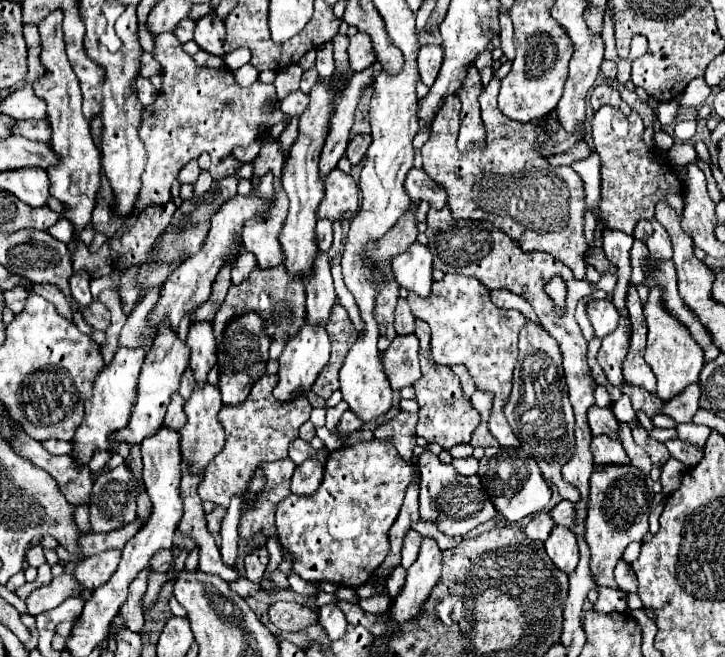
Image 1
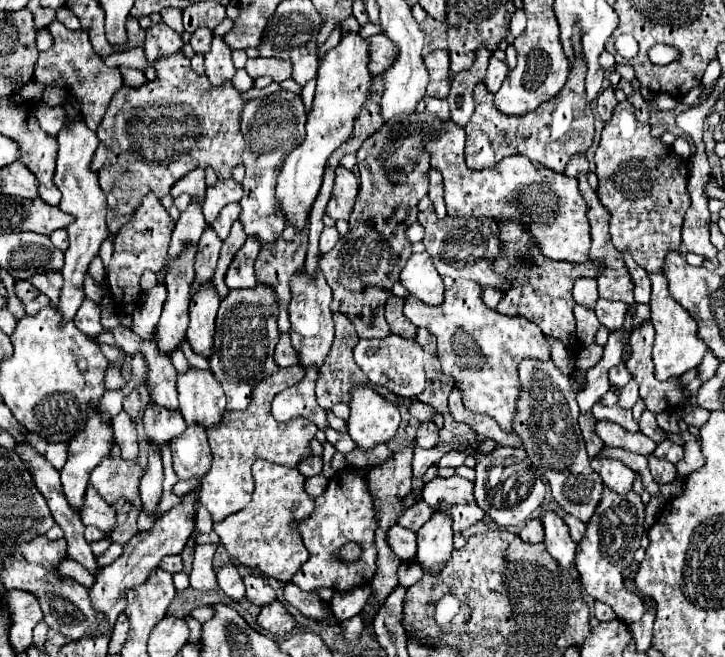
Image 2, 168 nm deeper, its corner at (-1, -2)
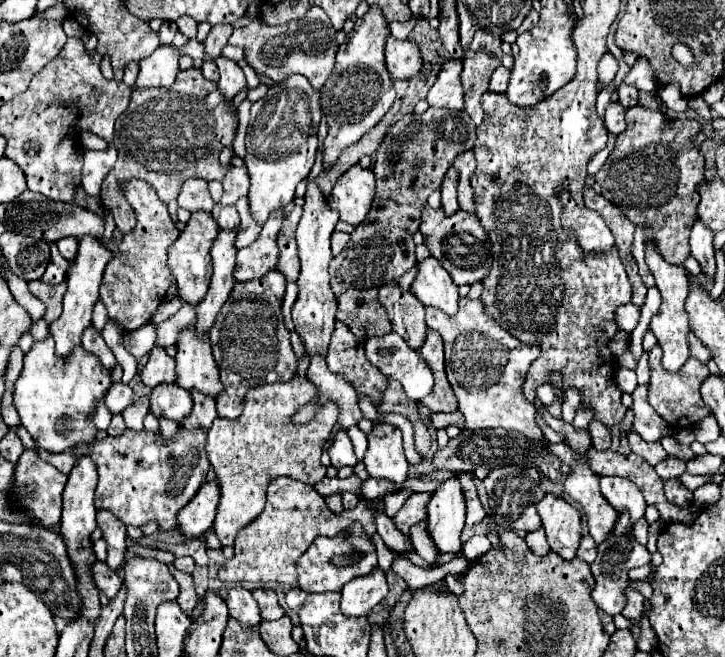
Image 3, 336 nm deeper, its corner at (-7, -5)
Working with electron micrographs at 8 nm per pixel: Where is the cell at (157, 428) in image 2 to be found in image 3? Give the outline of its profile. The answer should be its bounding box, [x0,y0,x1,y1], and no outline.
[151,384,193,424]

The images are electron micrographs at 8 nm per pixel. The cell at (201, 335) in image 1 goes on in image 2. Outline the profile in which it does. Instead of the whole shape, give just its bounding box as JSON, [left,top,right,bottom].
[187,283,219,359]

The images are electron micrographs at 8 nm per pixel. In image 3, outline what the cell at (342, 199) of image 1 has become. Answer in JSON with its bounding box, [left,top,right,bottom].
[329,166,375,226]

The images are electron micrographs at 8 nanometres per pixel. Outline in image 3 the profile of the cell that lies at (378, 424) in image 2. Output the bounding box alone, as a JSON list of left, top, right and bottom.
[365,424,409,492]

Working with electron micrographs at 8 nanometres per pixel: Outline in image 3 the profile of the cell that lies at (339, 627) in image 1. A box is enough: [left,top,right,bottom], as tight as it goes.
[341,568,387,616]

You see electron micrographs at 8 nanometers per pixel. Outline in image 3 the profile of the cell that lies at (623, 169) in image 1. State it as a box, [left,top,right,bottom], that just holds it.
[595,106,705,288]

